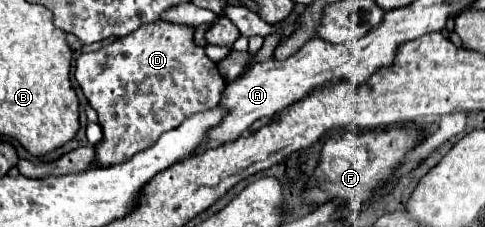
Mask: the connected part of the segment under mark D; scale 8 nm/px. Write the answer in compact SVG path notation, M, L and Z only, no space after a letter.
M156 21L142 25L140 29L116 39L110 45L100 47L92 53L82 53L76 61L76 81L82 87L88 103L94 107L100 119L104 141L96 145L96 163L110 167L128 161L138 151L152 147L158 137L170 129L176 129L188 115L212 109L220 103L226 89L226 81L218 73L214 61L208 59L206 51L192 41L194 29L188 25Z

